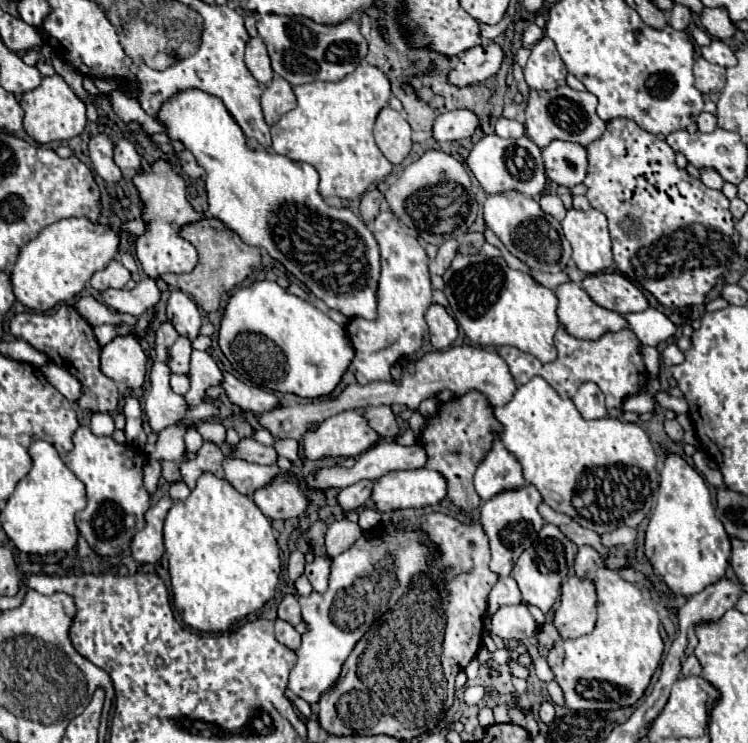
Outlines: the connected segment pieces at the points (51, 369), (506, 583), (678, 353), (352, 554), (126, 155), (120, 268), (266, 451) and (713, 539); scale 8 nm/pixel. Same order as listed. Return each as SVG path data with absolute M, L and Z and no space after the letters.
M49 362L49 364L41 366L41 372L49 380L49 384L55 386L67 400L75 402L81 396L81 384L79 384L79 380L75 376L71 376L65 368Z
M511 576L499 578L497 584L493 586L491 594L489 594L489 600L487 600L487 612L485 612L483 617L483 632L486 632L488 629L490 618L499 606L503 606L503 604L521 604L521 602L523 602L523 600L521 600L521 592L519 592L517 582L515 582Z
M676 344L668 345L664 349L662 357L666 366L681 364L685 359L683 352L677 347Z
M395 530L391 538L369 538L363 534L347 552L333 558L329 590L299 598L301 616L309 630L303 634L301 648L297 650L297 664L289 674L289 690L309 706L315 706L321 694L337 682L341 666L355 644L405 594L411 578L429 572L427 558L431 548L421 540L421 532L403 534Z
M125 138L115 144L115 162L123 172L139 172L141 170L141 158L131 142Z
M111 260L107 264L105 270L95 272L91 278L91 286L95 290L107 290L107 288L123 288L129 282L131 274L129 270L119 262L119 260Z
M243 438L237 444L237 452L233 456L245 458L247 462L255 462L255 464L275 464L279 458L275 448L267 448L263 444L257 444L253 438Z
M667 452L661 472L657 506L645 536L645 554L665 584L683 596L693 596L721 580L729 564L731 542L715 516L709 488L699 472L673 452Z

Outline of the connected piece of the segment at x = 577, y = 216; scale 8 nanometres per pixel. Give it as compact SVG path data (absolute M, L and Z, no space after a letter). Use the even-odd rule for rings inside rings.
M573 208L567 212L561 226L573 248L573 260L581 272L597 274L615 268L607 218L603 212L595 208L589 208L587 212Z

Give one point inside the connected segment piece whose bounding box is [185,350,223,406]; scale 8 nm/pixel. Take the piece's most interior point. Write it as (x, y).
(204, 373)

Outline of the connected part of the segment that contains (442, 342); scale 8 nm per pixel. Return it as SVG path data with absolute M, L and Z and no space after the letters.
M439 304L429 306L425 320L431 332L431 346L435 350L447 350L457 338L457 322Z

